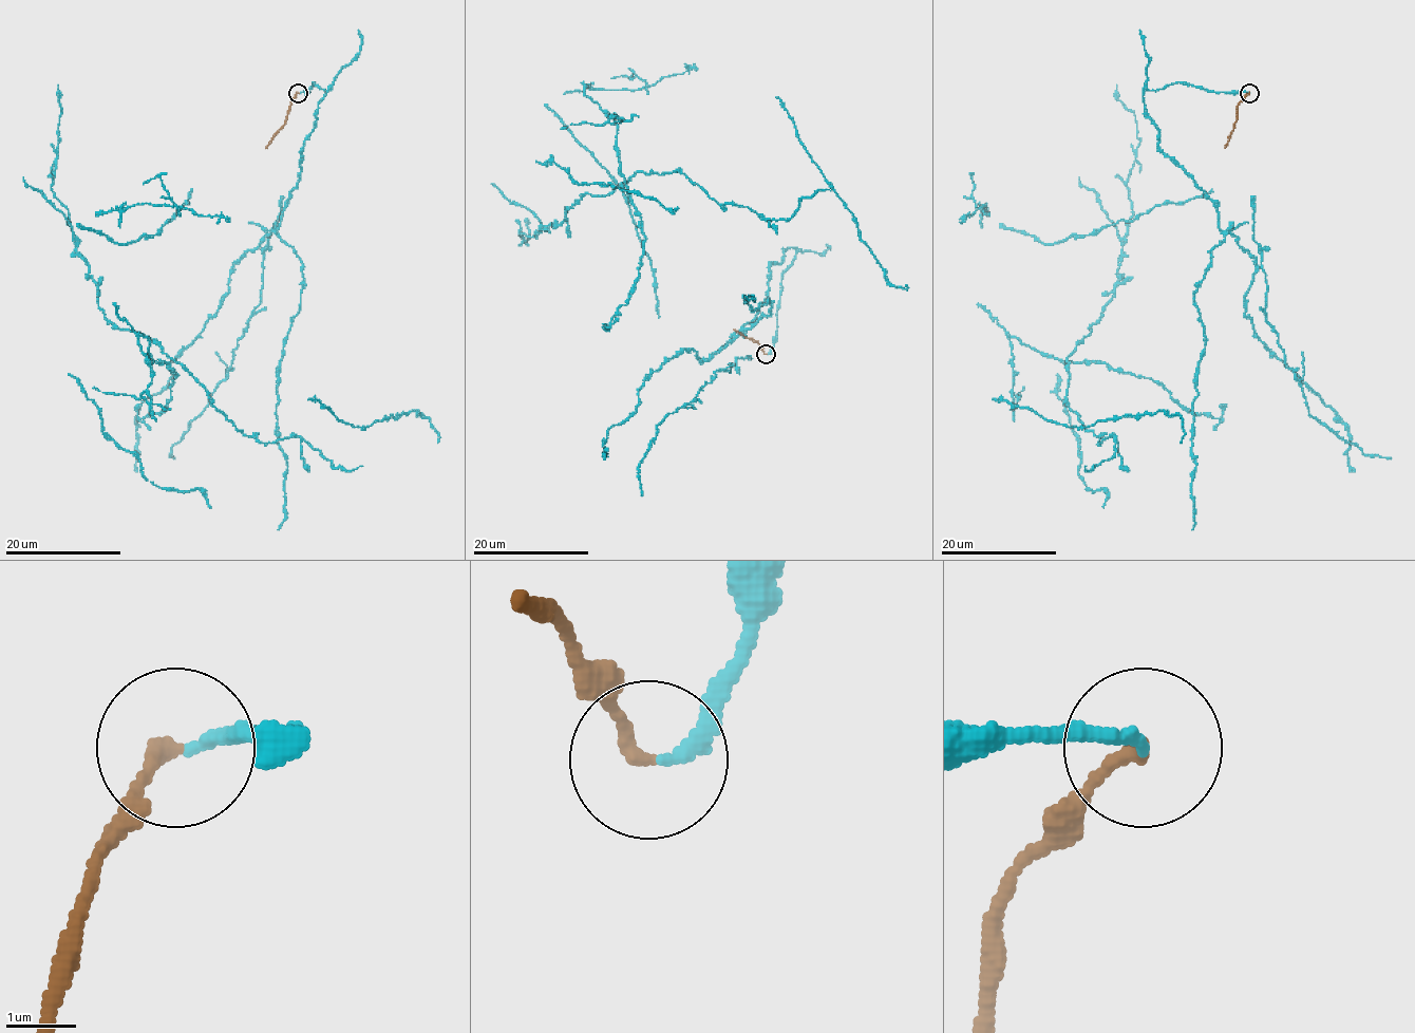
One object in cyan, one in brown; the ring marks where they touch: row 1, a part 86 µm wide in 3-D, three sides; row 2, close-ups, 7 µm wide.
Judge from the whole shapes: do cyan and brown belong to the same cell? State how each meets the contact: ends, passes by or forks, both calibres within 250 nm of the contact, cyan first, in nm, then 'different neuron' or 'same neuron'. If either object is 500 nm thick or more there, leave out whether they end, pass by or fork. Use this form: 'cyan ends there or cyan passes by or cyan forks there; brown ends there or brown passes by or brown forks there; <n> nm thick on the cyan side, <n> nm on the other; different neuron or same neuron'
cyan ends there; brown ends there; 190 nm thick on the cyan side, 200 nm on the other; different neuron

